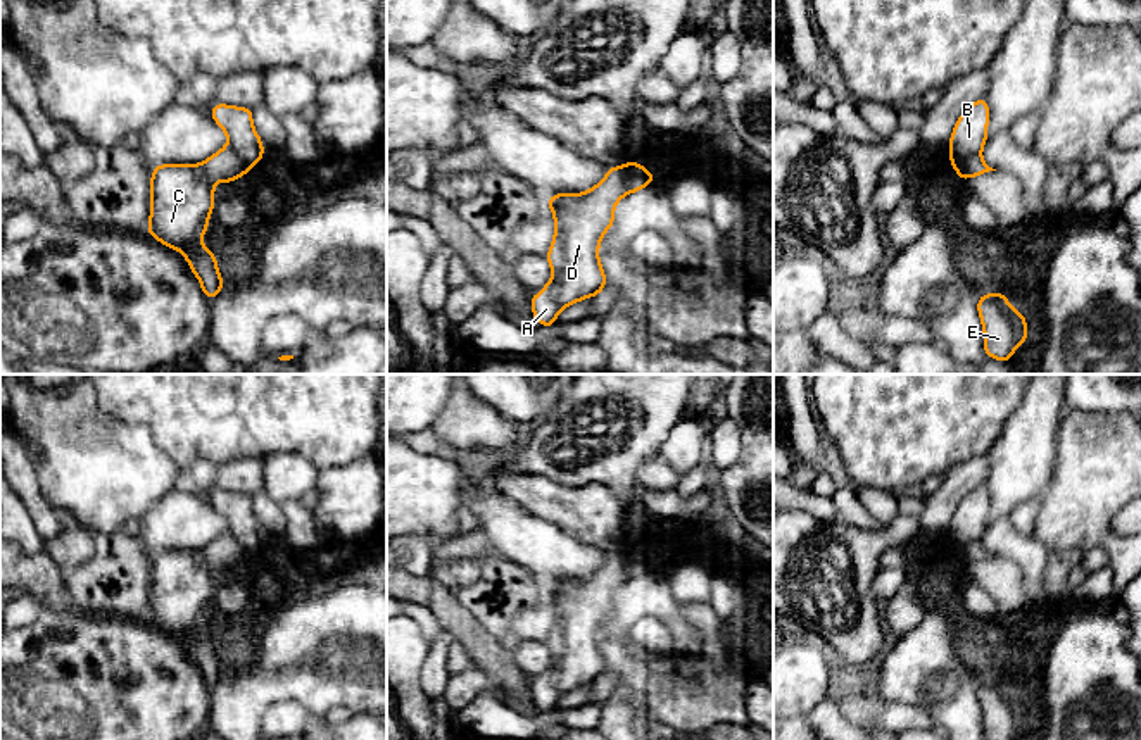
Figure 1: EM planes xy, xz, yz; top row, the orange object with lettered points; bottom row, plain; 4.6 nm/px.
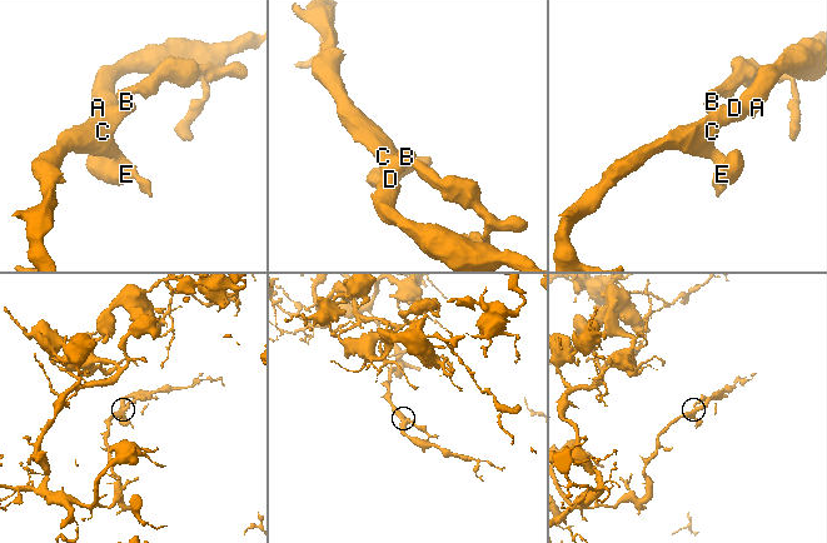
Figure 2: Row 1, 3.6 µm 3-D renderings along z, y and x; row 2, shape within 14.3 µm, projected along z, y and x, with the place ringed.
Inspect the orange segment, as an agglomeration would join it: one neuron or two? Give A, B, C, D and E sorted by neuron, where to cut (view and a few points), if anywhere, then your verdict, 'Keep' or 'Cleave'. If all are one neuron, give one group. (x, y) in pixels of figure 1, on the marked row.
Groups: A C D E / B. Split along yz (979, 152), (950, 161). Cleave

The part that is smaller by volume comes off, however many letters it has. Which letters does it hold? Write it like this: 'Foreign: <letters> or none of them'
Foreign: B

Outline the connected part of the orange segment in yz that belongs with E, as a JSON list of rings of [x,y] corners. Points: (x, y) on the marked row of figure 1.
[[[1003,295],[979,297],[977,312],[984,329],[984,352],[989,359],[1010,362],[1017,347],[1027,340],[1027,319]]]

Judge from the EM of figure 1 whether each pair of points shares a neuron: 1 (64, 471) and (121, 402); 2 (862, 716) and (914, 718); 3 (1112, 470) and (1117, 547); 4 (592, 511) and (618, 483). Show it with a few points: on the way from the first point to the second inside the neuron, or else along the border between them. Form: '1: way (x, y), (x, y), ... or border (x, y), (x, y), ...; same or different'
1: border (95, 392), (97, 404), (106, 413), (147, 428); different
2: way (874, 716), (901, 716); same
3: way (1103, 489), (1103, 528); same
4: border (572, 485), (606, 485), (634, 523); different

